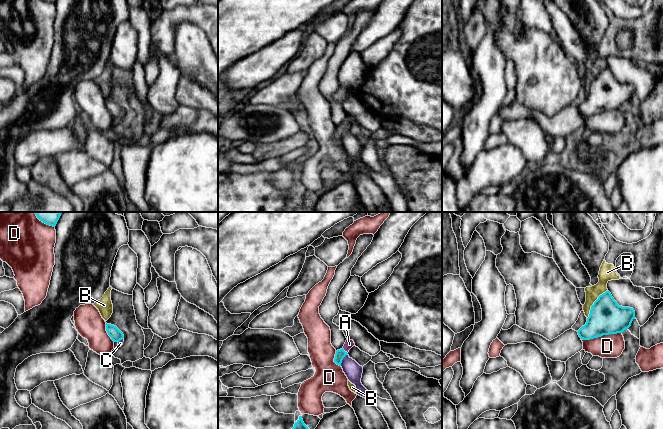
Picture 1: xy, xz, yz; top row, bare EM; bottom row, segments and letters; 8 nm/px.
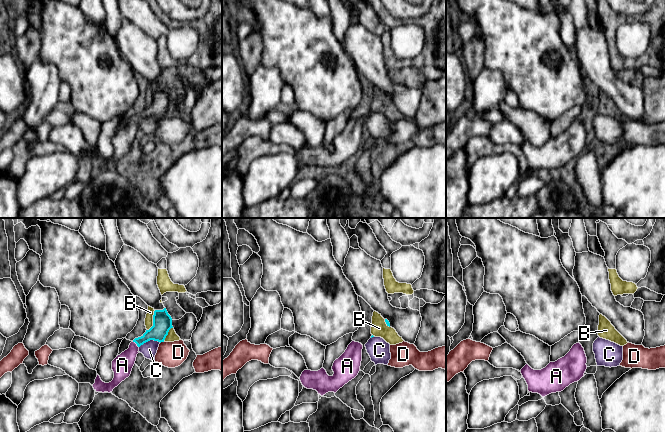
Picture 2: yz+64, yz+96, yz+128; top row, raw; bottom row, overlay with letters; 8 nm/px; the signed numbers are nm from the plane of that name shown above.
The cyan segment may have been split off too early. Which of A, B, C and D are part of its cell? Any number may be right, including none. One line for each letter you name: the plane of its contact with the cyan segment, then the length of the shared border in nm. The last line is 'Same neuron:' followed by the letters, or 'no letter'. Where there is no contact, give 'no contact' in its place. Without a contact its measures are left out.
A: xz | 60 nm
Same neuron: A

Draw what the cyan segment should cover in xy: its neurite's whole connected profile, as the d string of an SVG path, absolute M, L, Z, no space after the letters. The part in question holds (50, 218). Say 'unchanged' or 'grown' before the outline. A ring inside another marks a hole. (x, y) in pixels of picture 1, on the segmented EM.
unchanged; M35 212L35 214L43 223L55 227L62 212Z

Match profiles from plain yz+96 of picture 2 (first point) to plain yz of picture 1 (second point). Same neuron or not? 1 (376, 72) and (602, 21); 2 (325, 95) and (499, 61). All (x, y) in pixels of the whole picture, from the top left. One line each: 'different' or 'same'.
1: different
2: different

